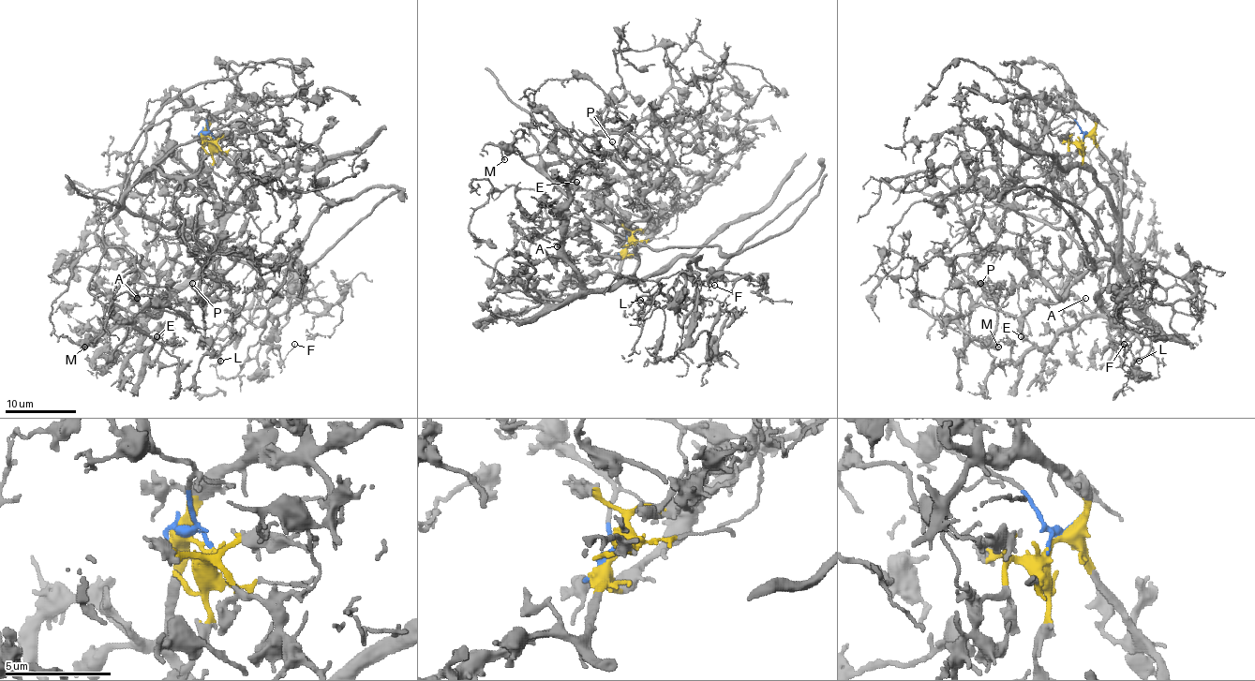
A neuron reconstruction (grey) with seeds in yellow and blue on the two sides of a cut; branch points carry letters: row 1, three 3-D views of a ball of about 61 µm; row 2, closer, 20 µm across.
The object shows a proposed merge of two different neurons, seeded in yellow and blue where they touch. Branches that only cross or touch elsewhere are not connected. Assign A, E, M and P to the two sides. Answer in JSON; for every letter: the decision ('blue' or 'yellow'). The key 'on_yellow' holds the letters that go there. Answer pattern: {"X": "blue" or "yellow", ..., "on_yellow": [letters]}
{"A": "yellow", "E": "yellow", "M": "blue", "P": "yellow", "on_yellow": ["A", "E", "P"]}

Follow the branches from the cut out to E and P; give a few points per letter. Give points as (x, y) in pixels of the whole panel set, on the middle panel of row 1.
E: (632, 243), (620, 276), (639, 282), (588, 289), (565, 258), (563, 242), (561, 211), (577, 181)
P: (632, 243), (631, 234), (616, 232), (616, 224), (632, 236), (627, 229), (643, 222), (648, 208), (613, 142)

